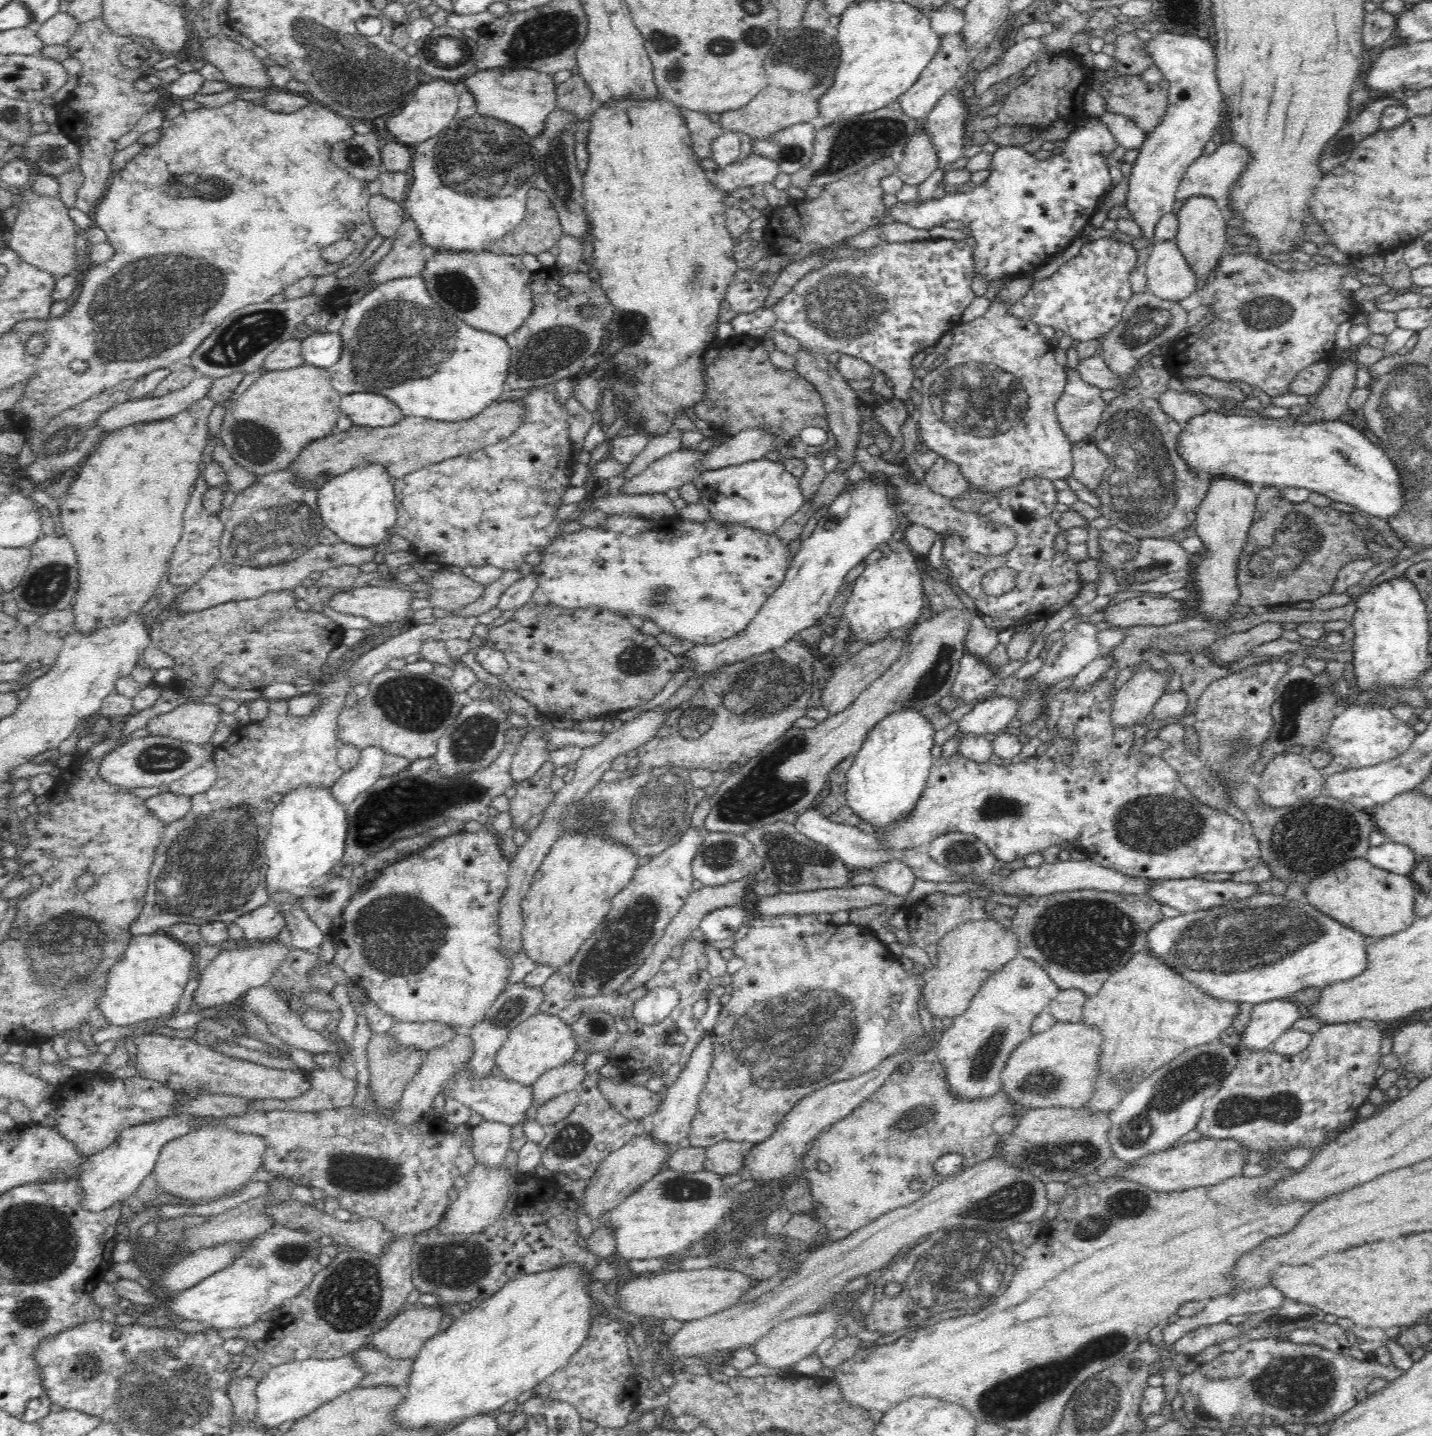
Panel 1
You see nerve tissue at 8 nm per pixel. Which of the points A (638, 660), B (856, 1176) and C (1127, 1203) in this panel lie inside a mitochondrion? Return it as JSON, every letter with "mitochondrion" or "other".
{"A":"mitochondrion","B":"other","C":"mitochondrion"}

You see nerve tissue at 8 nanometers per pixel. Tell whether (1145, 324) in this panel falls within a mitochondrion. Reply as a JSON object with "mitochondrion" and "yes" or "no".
{"mitochondrion":"yes"}

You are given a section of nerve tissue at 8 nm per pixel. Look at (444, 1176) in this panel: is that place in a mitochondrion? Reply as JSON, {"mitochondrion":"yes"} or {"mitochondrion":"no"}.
{"mitochondrion":"no"}

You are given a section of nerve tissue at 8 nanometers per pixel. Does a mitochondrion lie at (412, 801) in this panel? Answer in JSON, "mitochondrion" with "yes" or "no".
{"mitochondrion":"yes"}

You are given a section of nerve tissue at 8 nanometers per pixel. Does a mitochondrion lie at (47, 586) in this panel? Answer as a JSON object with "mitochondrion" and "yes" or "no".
{"mitochondrion":"yes"}

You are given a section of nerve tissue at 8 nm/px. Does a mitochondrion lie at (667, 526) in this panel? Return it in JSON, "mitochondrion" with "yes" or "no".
{"mitochondrion":"no"}

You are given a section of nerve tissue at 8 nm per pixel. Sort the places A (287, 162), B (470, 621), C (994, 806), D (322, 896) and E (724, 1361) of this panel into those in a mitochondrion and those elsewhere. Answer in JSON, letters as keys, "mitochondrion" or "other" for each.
{"A":"other","B":"other","C":"mitochondrion","D":"mitochondrion","E":"other"}

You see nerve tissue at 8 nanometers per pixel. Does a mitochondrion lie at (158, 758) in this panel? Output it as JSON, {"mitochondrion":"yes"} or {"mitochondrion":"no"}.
{"mitochondrion":"yes"}

